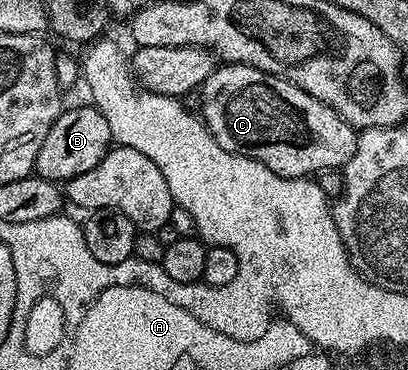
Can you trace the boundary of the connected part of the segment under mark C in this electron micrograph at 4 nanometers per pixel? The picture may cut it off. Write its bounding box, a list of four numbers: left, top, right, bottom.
[202,63,357,179]

